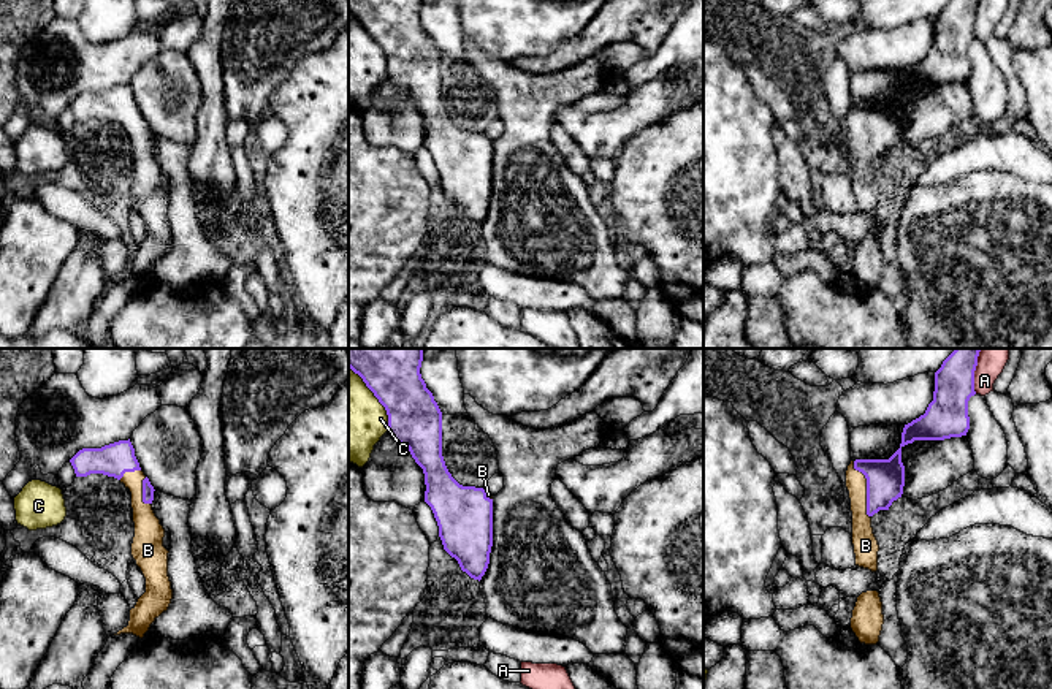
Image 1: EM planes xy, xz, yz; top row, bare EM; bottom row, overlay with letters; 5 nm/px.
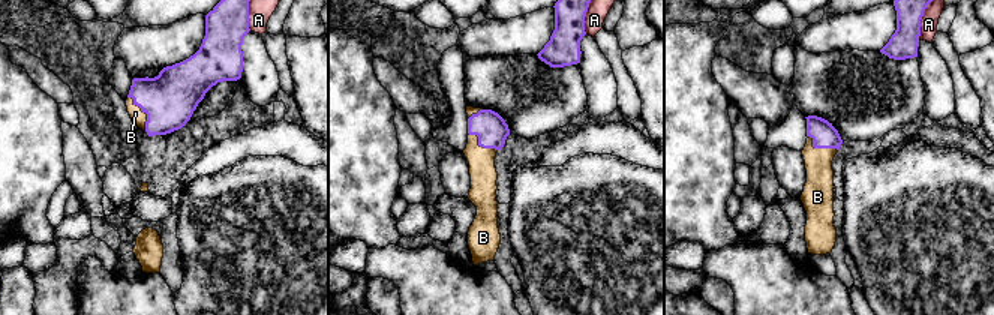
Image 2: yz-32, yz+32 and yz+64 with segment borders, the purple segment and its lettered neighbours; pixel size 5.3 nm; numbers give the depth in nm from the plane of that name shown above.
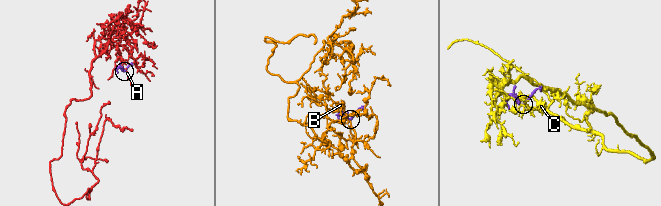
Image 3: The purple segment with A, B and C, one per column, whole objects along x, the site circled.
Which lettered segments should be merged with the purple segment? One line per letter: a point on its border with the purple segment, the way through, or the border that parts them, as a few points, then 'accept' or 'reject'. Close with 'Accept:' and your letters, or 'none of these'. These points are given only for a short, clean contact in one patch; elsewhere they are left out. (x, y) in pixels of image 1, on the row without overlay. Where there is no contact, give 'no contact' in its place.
A: contact yz (973, 19); reject
B: contact yz (867, 133); way yz (884, 122), (867, 133), (862, 178); accept
C: contact xz (377, 43); reject
Accept: B

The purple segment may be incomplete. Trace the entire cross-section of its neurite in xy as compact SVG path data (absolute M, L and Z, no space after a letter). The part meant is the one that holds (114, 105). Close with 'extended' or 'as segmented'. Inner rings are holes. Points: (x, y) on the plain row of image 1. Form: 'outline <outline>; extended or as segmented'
outline M130 84L101 93L82 93L70 108L76 122L103 119L117 124L132 138L135 168L132 201L146 223L146 238L130 255L128 271L114 280L133 279L143 284L173 244L168 222L170 196L163 192L165 174L151 150L155 135L141 116Z; extended

